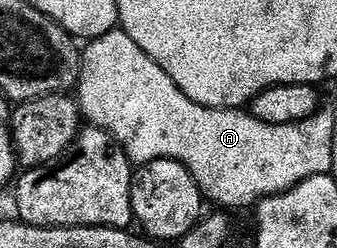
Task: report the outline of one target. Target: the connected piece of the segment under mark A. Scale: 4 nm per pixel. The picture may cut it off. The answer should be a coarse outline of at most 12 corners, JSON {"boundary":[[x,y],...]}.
{"boundary":[[121,28],[76,105],[134,163],[215,206],[315,176],[305,124],[190,101]]}

